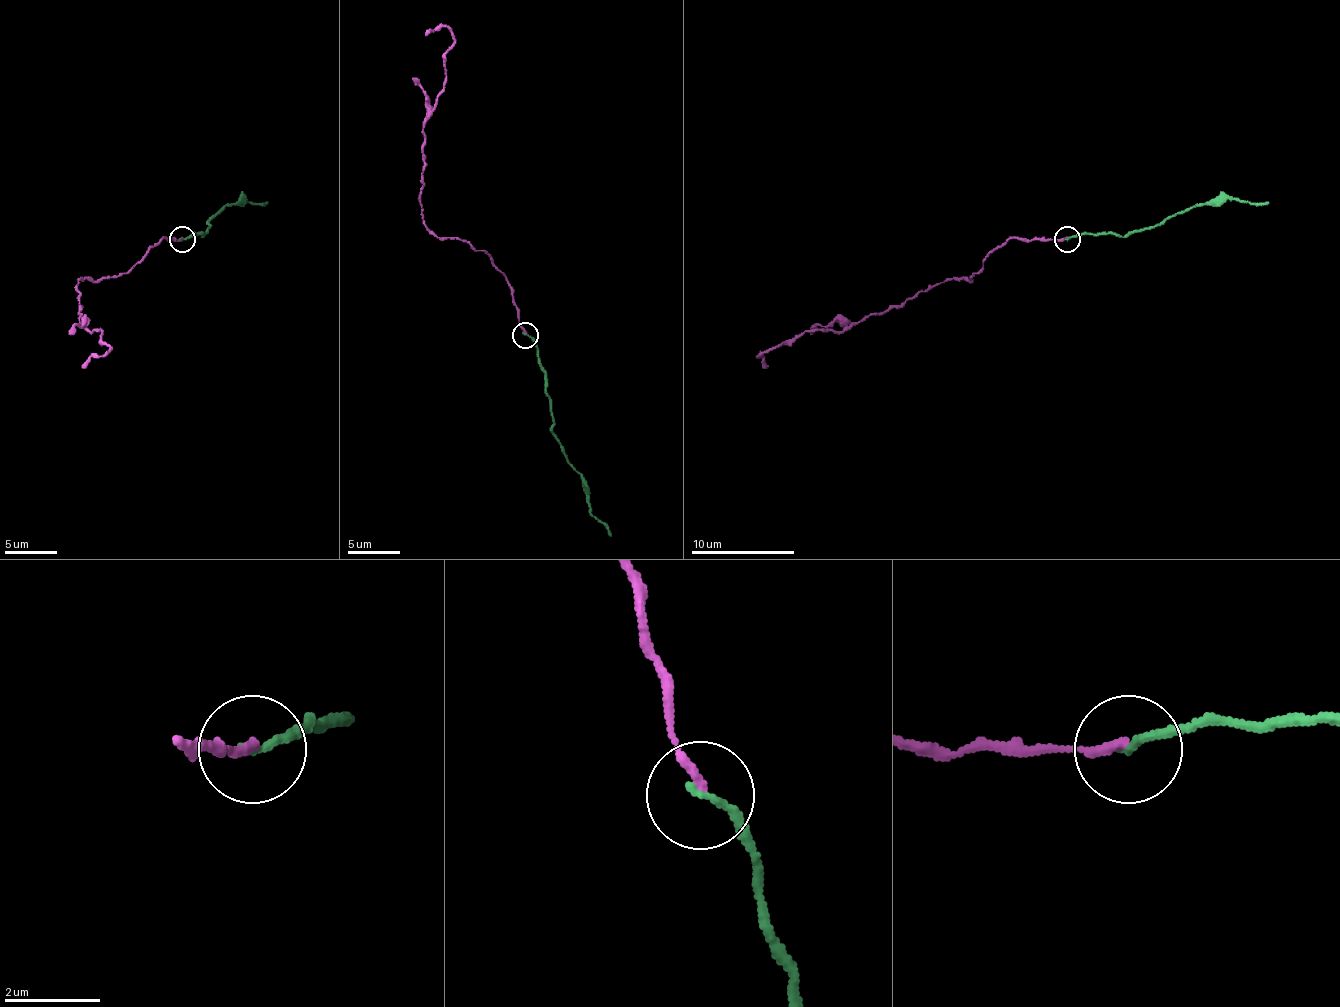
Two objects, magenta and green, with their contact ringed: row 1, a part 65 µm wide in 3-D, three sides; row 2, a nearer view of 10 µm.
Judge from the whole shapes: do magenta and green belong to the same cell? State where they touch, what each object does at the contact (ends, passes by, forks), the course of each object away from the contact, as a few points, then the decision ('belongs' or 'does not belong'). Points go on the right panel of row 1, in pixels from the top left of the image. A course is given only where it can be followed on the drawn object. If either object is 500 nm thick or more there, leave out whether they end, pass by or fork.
place (1067, 239); magenta ends; green ends; course magenta (1066, 239), (1007, 239), (971, 280), (929, 285), (841, 332), (802, 332), (758, 355), (766, 368); course green (1066, 239), (1079, 233), (1129, 236), (1199, 205), (1225, 200), (1269, 202); does not belong

